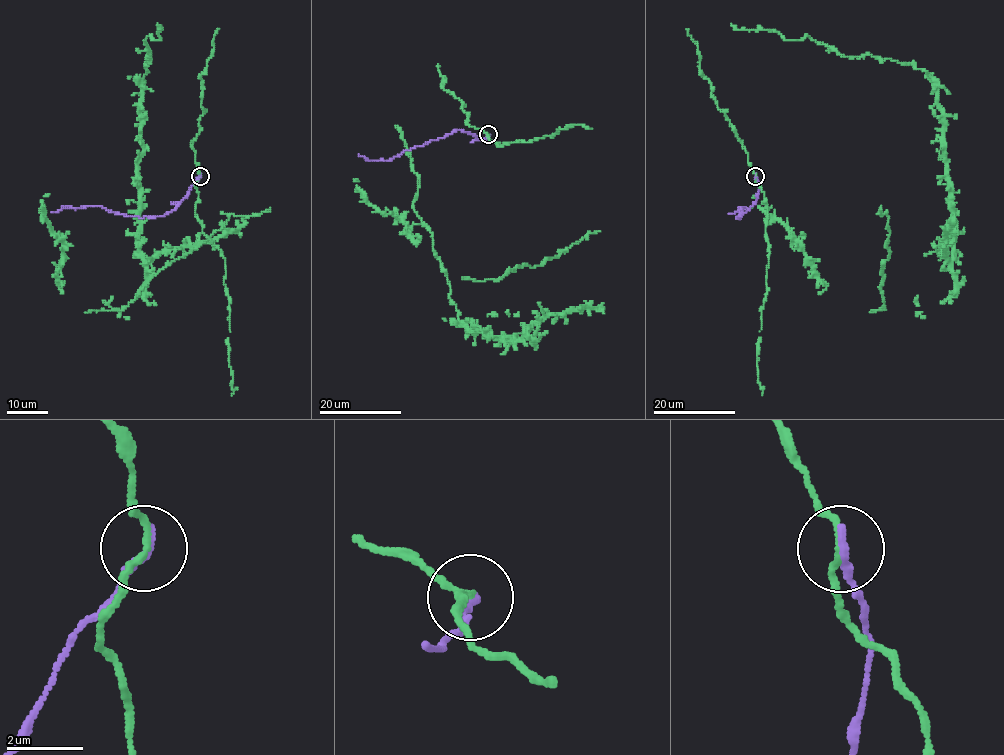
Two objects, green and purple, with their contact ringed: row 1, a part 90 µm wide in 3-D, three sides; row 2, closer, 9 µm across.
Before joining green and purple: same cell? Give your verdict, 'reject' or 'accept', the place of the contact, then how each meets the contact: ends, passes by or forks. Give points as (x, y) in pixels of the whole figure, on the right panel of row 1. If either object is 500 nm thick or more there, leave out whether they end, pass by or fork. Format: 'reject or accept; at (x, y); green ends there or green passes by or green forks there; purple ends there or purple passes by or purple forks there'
reject; at (755, 176); green passes by; purple ends there

